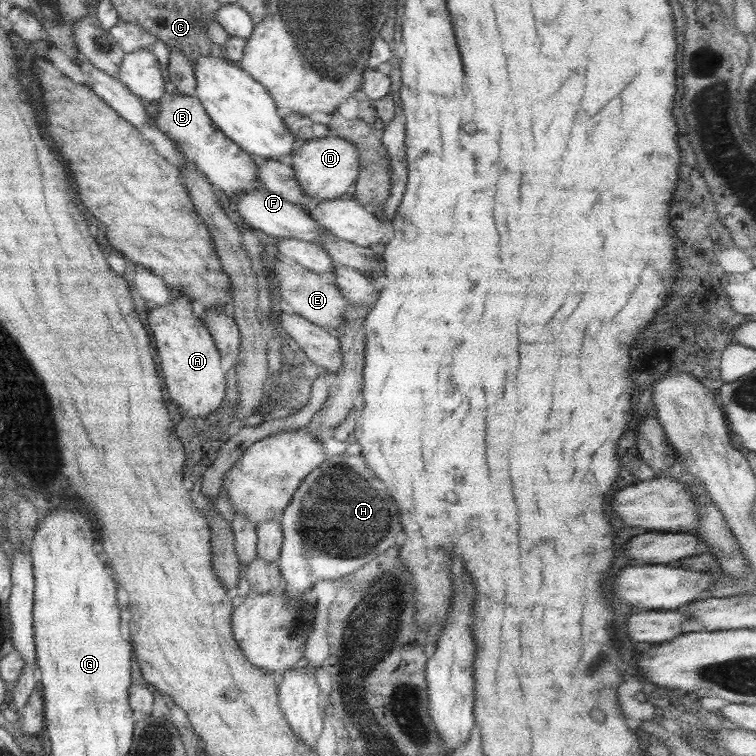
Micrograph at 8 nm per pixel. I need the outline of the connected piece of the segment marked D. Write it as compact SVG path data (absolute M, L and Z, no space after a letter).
M291 113L281 119L287 130L293 134L290 165L297 185L309 197L309 204L314 206L321 201L339 199L355 182L359 170L355 145L343 138L329 135L327 126L312 122L306 116Z

